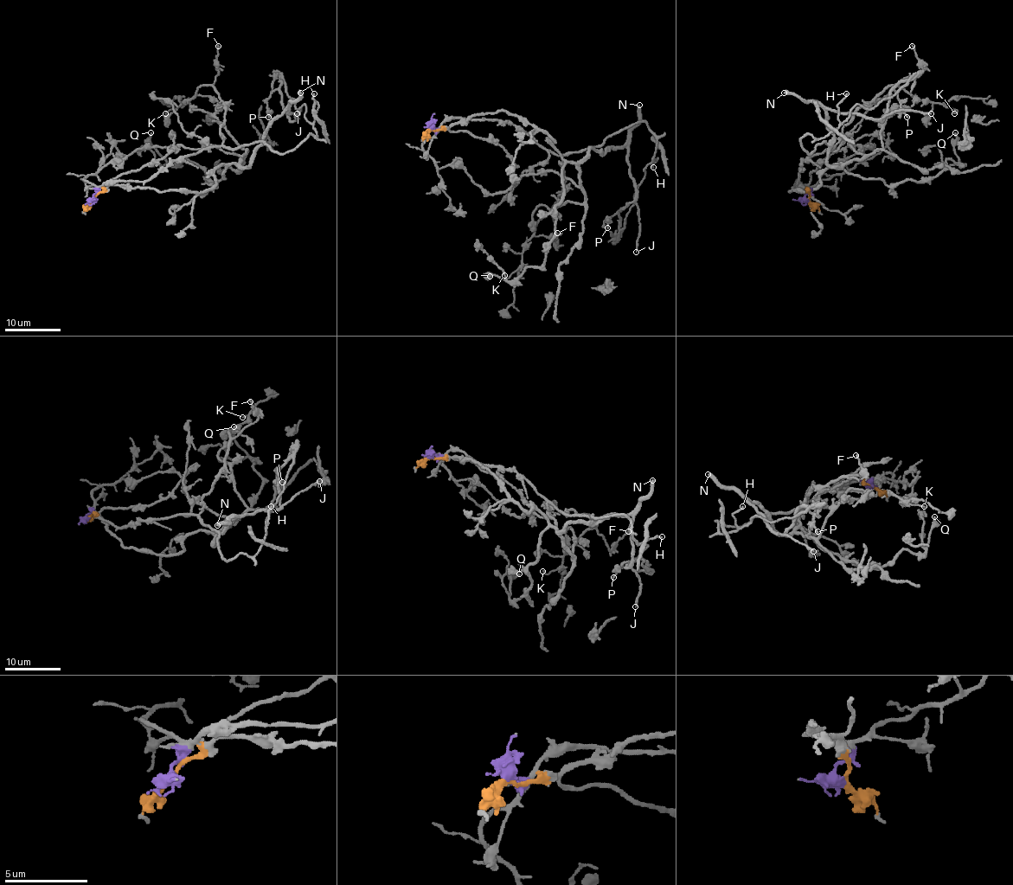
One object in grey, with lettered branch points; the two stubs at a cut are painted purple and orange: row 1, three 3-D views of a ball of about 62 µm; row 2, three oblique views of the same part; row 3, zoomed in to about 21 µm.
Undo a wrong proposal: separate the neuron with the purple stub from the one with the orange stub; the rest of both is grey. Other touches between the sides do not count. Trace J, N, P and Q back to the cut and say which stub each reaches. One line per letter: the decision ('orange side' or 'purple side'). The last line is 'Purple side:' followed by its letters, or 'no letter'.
J: orange side
N: orange side
P: orange side
Q: orange side
Purple side: no letter

